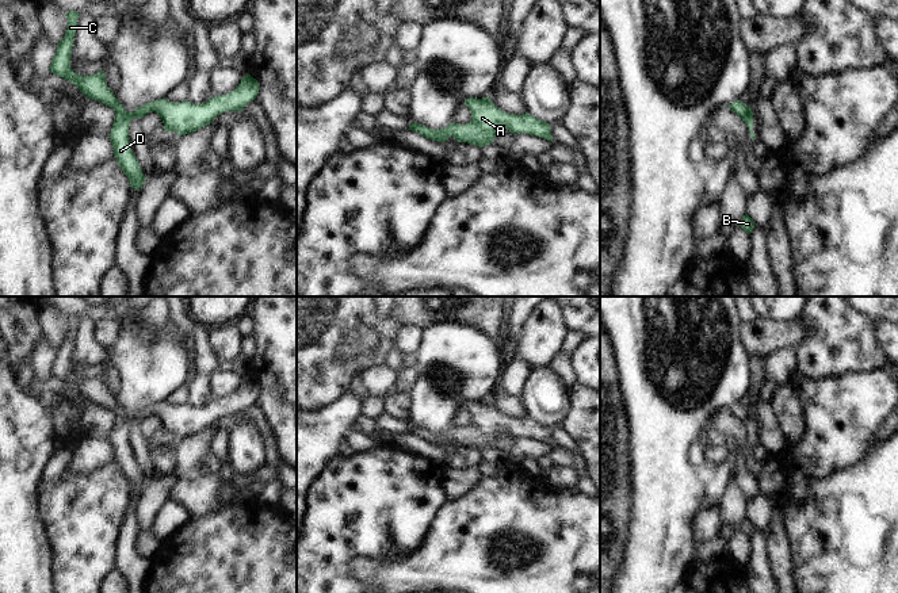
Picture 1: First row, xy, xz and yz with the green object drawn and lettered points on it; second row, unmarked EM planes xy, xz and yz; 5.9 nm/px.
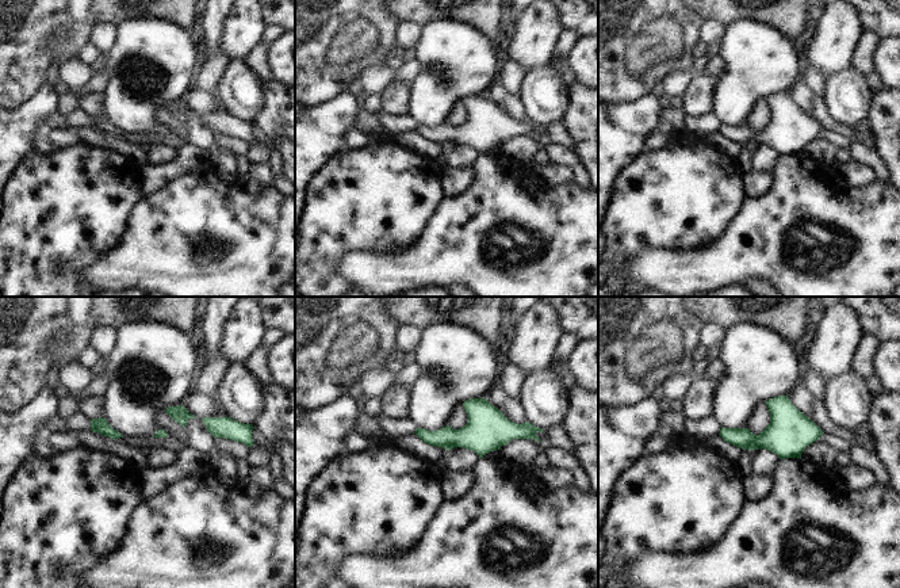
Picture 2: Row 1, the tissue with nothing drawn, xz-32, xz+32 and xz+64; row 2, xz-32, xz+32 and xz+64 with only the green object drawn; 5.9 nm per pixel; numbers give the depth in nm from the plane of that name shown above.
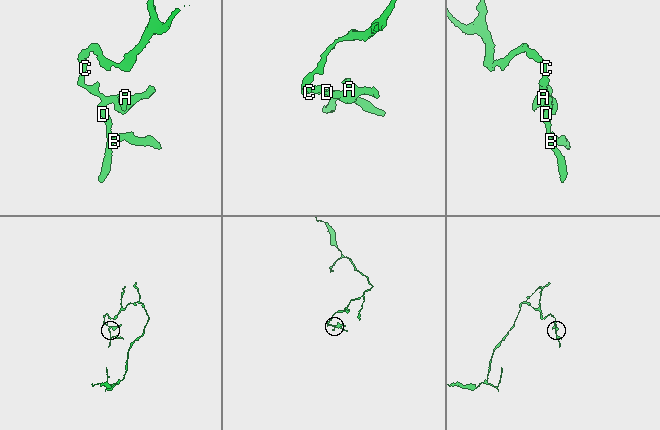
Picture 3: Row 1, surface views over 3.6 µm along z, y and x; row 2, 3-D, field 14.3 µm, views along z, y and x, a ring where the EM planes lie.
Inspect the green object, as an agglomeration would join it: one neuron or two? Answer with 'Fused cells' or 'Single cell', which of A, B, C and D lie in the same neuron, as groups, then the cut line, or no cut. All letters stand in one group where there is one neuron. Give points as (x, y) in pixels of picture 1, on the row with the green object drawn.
Single cell. Groups: A B C D. No split.

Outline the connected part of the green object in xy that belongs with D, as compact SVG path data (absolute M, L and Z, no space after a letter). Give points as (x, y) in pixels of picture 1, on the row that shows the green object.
M76 11L66 12L68 30L57 45L57 51L50 64L50 72L76 84L87 97L98 100L115 111L110 141L112 142L114 157L123 173L129 177L131 188L140 191L146 181L129 141L131 119L141 119L146 114L156 111L164 122L164 131L176 131L180 137L210 125L222 112L242 111L259 93L260 84L248 74L242 77L234 91L215 97L213 96L202 104L194 104L188 100L173 103L163 97L152 103L145 103L133 112L127 112L114 92L107 87L104 69L89 76L81 76L72 70L70 58L79 15Z

